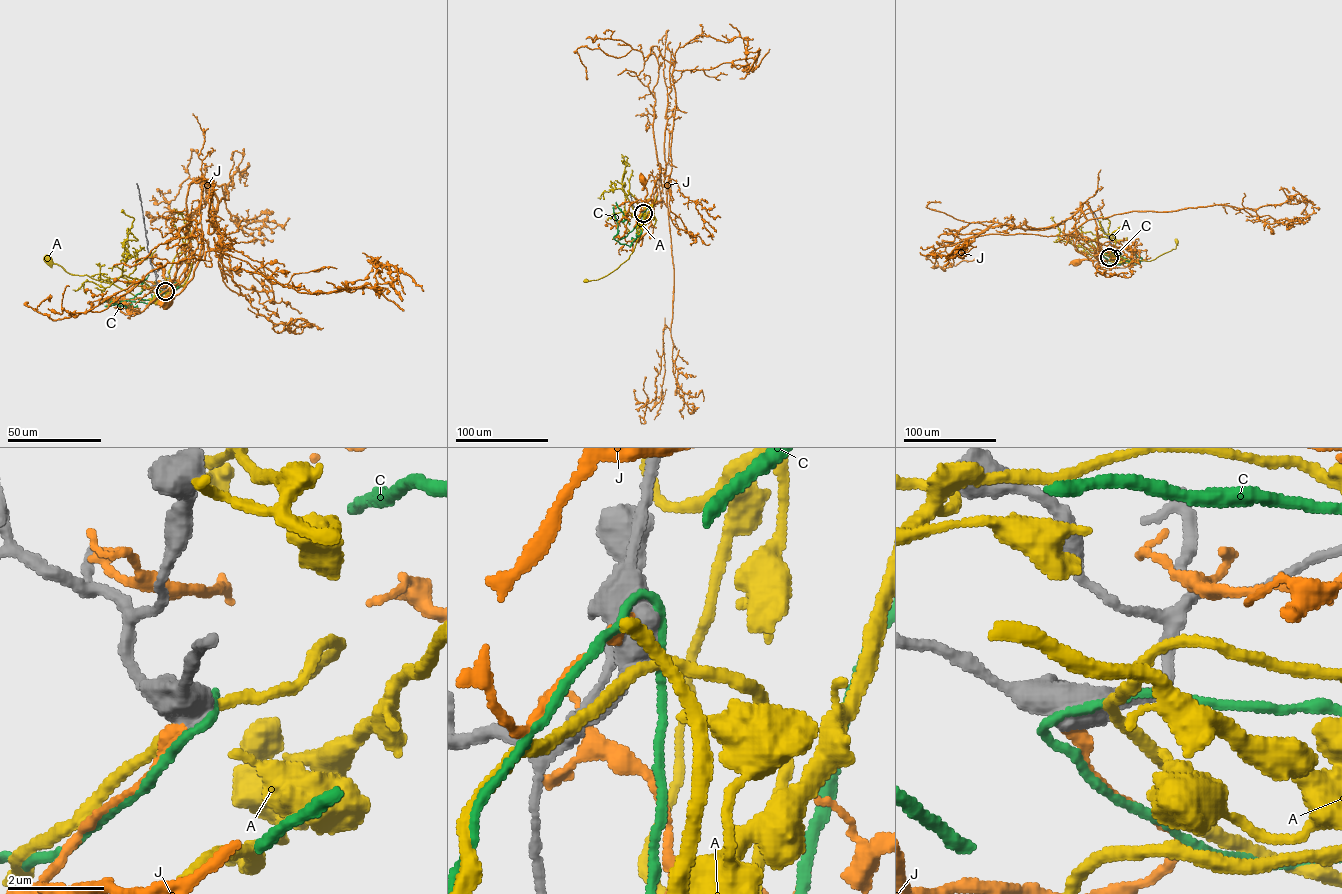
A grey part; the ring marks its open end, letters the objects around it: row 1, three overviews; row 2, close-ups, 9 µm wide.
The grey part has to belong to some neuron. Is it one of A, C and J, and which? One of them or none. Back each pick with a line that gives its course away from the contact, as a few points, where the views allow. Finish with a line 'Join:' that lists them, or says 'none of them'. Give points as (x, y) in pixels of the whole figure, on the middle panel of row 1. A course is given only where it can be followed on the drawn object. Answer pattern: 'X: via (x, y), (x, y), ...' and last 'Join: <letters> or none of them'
Join: none of them

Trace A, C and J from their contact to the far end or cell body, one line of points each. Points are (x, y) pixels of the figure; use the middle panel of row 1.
A: (642, 214), (645, 215), (644, 227), (629, 258), (604, 277), (585, 280)
C: (643, 214), (626, 236), (619, 239), (618, 231), (613, 237), (620, 243), (630, 246), (631, 238), (635, 238)
J: (642, 213), (656, 201), (655, 182), (660, 177), (663, 186), (653, 196), (661, 201), (646, 201), (643, 180)

